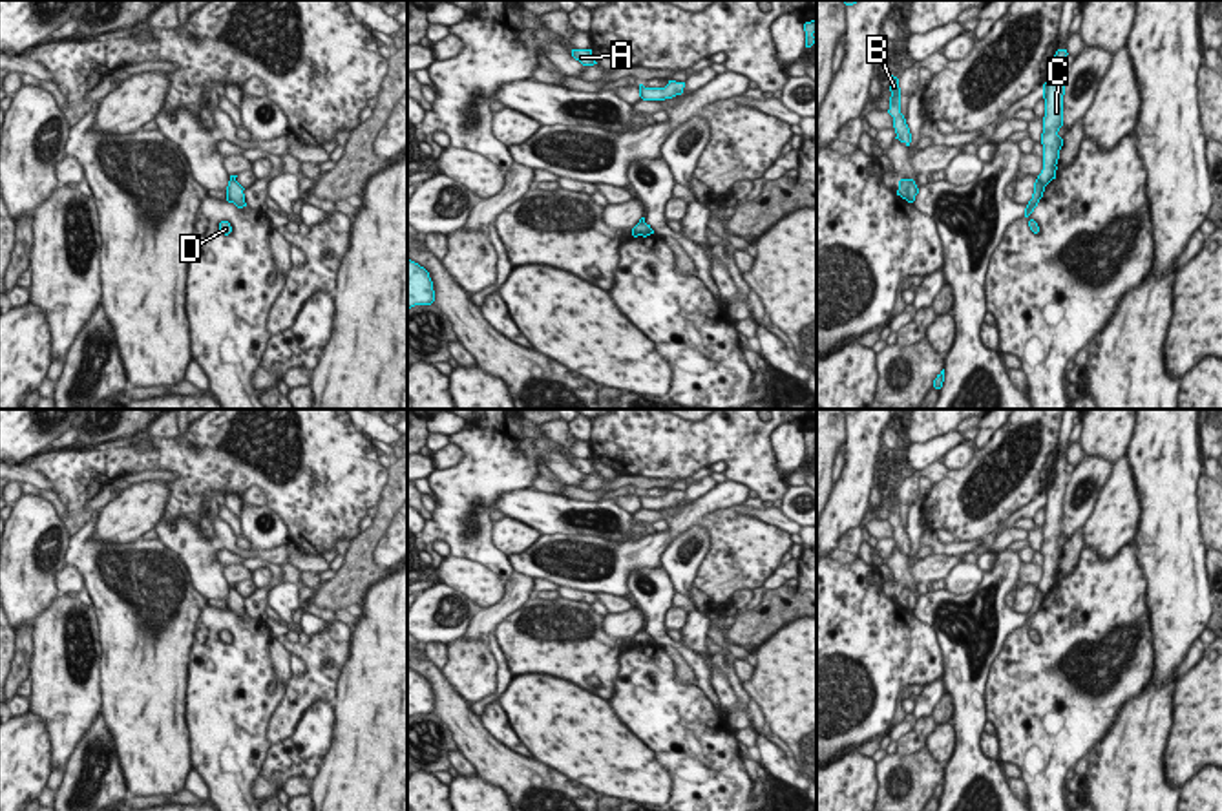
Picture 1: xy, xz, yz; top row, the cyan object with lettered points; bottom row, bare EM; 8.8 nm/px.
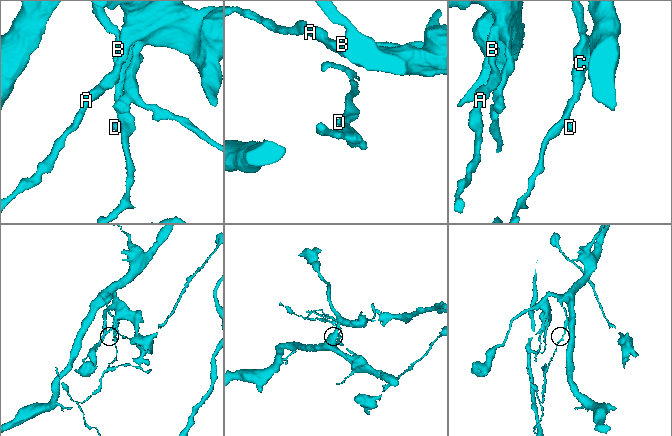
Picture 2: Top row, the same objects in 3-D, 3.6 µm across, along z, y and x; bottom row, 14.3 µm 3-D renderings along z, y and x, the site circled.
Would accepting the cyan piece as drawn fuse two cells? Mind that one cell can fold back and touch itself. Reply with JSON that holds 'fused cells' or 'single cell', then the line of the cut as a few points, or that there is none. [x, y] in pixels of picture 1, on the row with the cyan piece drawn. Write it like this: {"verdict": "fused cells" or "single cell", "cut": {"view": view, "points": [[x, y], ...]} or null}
{"verdict": "fused cells", "cut": {"view": "yz", "points": [[1038, 178], [1043, 187]]}}

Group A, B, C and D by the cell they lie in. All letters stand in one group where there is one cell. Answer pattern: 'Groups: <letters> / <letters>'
Groups: A B C / D

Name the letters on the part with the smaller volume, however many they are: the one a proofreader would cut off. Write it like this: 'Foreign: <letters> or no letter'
Foreign: D

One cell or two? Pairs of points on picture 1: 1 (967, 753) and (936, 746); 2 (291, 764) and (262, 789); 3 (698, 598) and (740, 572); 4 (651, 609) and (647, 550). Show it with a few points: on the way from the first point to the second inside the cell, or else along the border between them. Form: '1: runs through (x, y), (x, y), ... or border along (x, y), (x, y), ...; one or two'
1: border along (952, 722), (954, 755), (943, 768); two
2: border along (260, 775), (278, 789); two
3: border along (693, 587), (700, 589), (718, 607); two
4: border along (660, 563), (634, 568), (627, 576), (627, 592); two

